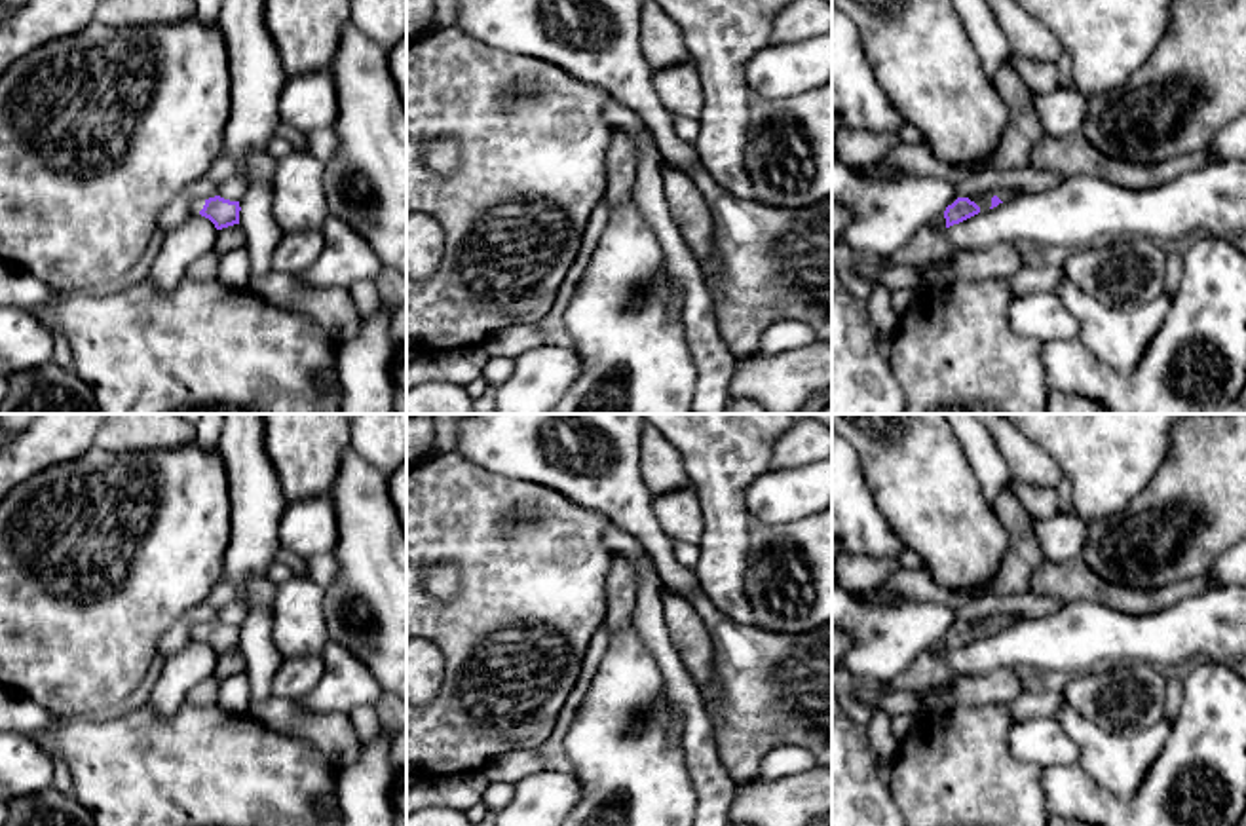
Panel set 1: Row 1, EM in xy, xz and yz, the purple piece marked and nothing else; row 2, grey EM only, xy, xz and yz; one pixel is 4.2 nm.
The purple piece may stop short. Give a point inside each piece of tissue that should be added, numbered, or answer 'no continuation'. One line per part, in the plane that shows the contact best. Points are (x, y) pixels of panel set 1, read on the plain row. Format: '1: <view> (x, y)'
1: yz (984, 627)

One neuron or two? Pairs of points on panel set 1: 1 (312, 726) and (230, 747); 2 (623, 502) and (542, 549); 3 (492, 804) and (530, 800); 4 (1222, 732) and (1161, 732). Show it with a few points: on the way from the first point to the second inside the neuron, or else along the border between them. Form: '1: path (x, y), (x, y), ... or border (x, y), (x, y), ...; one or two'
1: border (251, 714), (268, 726), (297, 732); two
2: border (563, 492), (589, 509), (601, 511), (612, 523); two
3: border (515, 785), (515, 794), (504, 806); two
4: border (1174, 722), (1161, 752), (1146, 769); two

